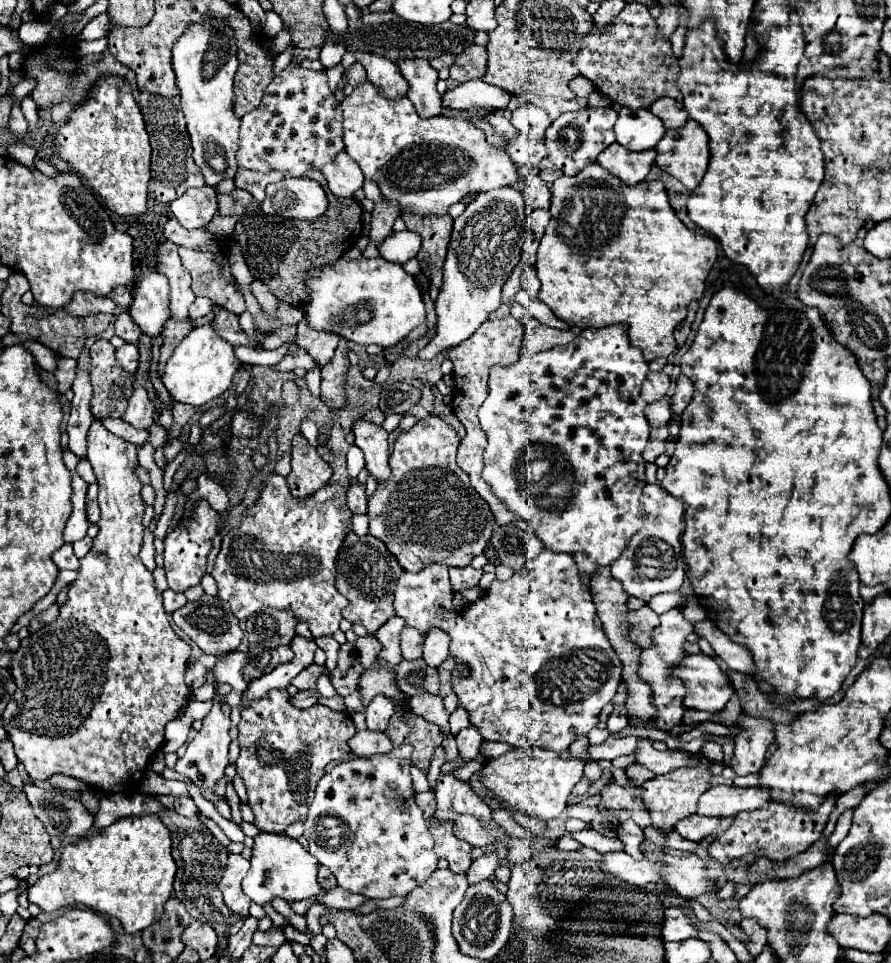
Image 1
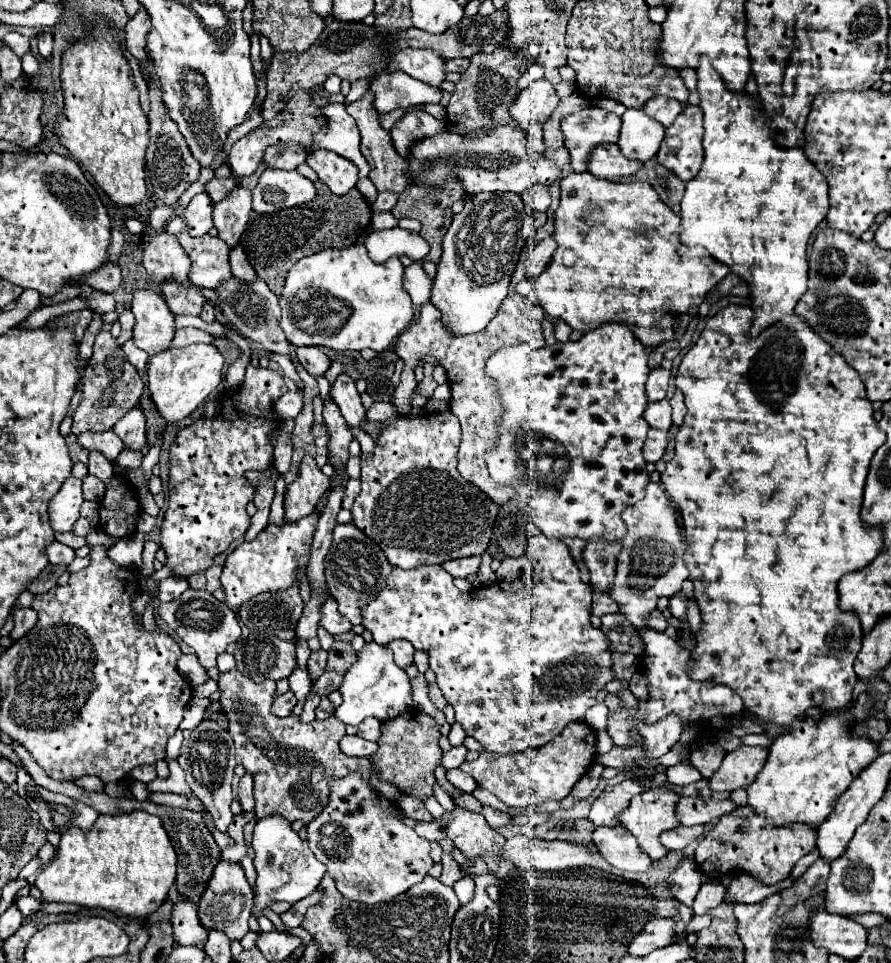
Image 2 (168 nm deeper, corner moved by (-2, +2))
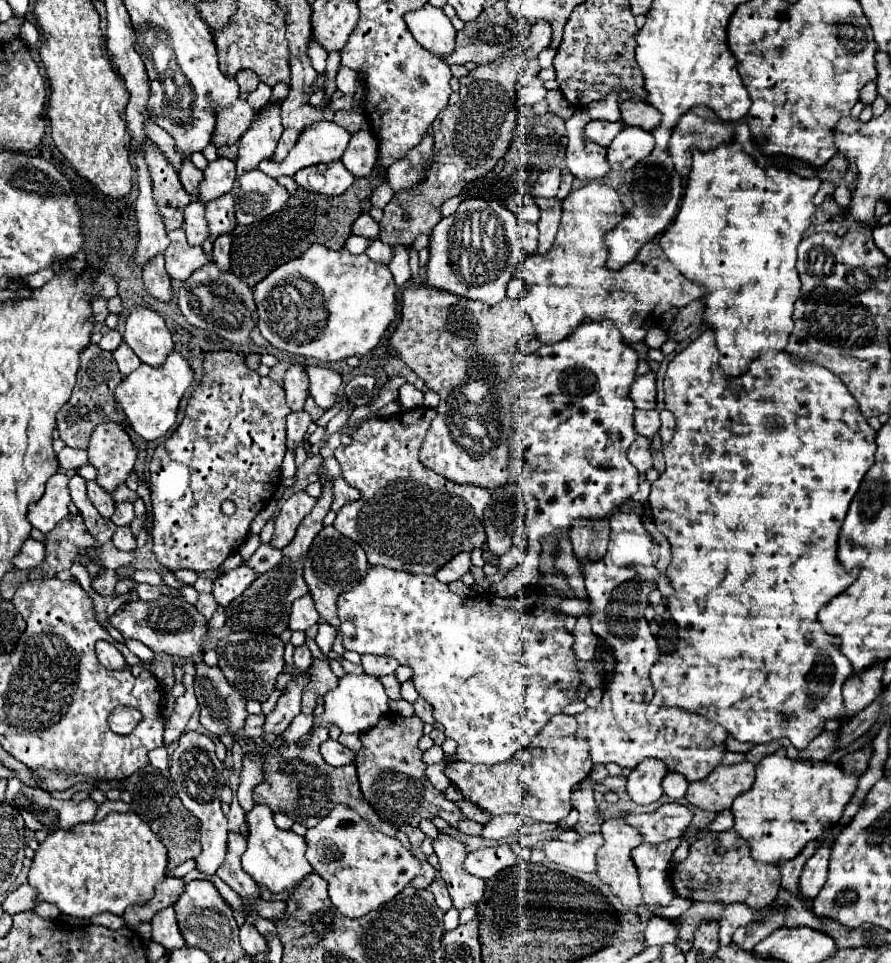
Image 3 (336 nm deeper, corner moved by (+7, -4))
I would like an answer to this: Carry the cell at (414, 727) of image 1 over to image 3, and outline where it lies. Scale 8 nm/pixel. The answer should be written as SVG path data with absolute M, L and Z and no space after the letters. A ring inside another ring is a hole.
M384 714L374 728L360 736L362 748L358 752L356 770L360 780L360 790L364 800L374 808L380 820L392 824L394 828L402 826L418 826L424 818L440 816L450 826L464 820L460 808L450 802L444 794L438 794L430 780L426 778L424 770L426 764L422 762L422 752L418 750L418 740L422 738L424 722L418 716L400 716L400 714Z

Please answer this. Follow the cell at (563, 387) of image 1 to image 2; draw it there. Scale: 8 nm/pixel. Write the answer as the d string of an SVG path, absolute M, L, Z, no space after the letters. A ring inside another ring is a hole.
M607 322L599 326L597 330L591 330L581 336L577 342L555 342L553 346L543 346L533 352L529 352L527 344L517 344L509 348L501 348L495 352L487 364L485 364L485 374L493 380L503 414L499 418L499 438L495 446L487 452L487 468L489 474L495 482L505 484L517 492L517 502L523 514L547 536L547 538L581 538L583 542L589 540L605 540L605 542L623 542L627 534L627 526L621 520L621 514L625 508L633 506L636 502L645 497L645 486L649 482L649 474L645 470L645 460L643 460L643 442L647 438L649 424L643 420L643 412L647 408L647 394L645 394L645 382L649 376L651 368L647 366L647 352L645 346L633 336L633 332L627 328L627 324L619 322Z

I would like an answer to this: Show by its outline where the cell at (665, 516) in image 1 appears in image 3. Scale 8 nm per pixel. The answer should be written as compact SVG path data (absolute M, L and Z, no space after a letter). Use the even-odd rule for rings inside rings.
M614 512L610 518L610 542L606 554L598 562L590 562L580 566L580 574L586 582L586 596L590 600L590 624L592 632L602 638L616 660L616 666L612 670L612 680L604 684L602 688L602 702L596 708L588 708L582 714L576 714L578 730L576 736L590 742L590 760L594 764L608 764L614 762L622 768L634 770L642 760L656 758L662 760L668 768L668 772L682 774L688 782L704 780L714 768L722 764L724 752L726 752L726 730L718 726L716 722L702 722L702 718L694 718L694 714L686 714L686 710L660 710L656 714L648 714L650 698L654 696L654 688L650 686L650 668L658 660L658 644L656 638L650 632L650 626L644 618L644 610L648 606L648 592L656 588L656 580L660 572L656 570L658 560L658 544L648 536L648 532L642 526L642 518L638 514L626 514L626 512Z

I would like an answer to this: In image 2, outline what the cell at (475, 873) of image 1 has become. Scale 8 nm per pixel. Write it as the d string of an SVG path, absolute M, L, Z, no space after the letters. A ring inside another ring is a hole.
M471 876L461 878L453 888L455 888L455 894L457 894L457 898L459 898L459 902L461 902L461 904L467 904L467 902L471 902L471 900L473 900L475 882L473 882L473 878L471 878Z

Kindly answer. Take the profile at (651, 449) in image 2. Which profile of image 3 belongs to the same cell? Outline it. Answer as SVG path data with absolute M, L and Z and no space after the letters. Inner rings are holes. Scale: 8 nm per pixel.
M638 436L630 450L628 450L628 460L640 470L640 472L646 472L652 468L652 456L650 456L650 450L648 450L648 440L644 436Z

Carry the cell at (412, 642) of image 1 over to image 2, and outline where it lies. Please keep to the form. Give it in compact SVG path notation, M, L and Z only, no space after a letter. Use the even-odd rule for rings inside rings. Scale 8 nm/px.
M393 640L389 646L391 646L391 650L393 650L395 664L399 664L401 668L407 668L409 664L413 664L415 648L413 648L411 642L407 642L407 640Z

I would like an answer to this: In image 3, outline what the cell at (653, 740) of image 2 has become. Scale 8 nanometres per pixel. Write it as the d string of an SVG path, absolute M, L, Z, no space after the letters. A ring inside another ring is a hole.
M646 760L638 770L632 770L628 776L626 790L636 804L652 804L662 792L662 778L666 776L666 766L658 760Z

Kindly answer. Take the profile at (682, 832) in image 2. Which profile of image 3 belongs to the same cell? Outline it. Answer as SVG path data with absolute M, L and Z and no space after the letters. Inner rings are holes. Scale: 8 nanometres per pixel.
M680 840L662 842L658 846L640 844L632 850L632 862L640 876L640 888L648 904L668 906L674 898L674 890L670 890L670 880L666 878L668 862L672 852L678 848Z

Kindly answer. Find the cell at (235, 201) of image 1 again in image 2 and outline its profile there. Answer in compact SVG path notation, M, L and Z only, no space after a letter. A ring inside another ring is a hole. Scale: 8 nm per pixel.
M229 176L229 178L213 178L207 184L207 194L217 204L219 200L225 200L229 196L229 192L233 192L237 186L239 186L239 182L233 176Z

